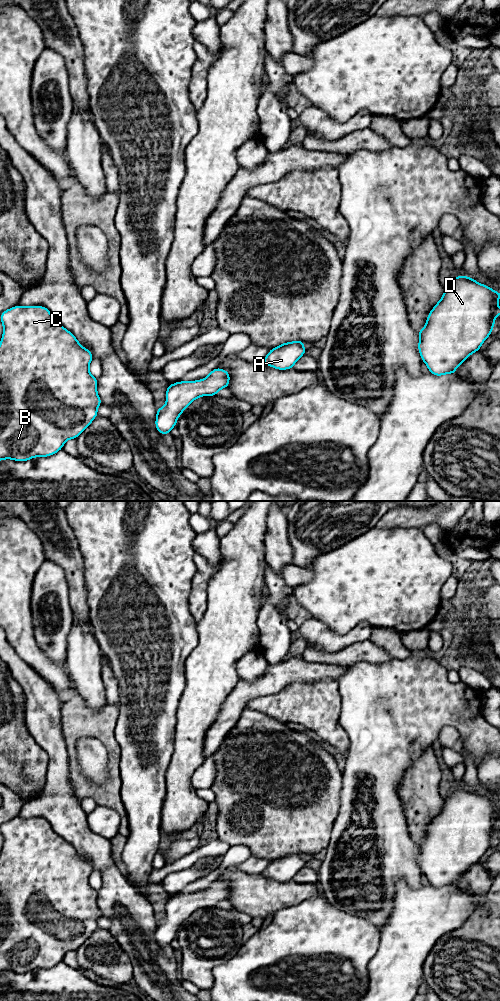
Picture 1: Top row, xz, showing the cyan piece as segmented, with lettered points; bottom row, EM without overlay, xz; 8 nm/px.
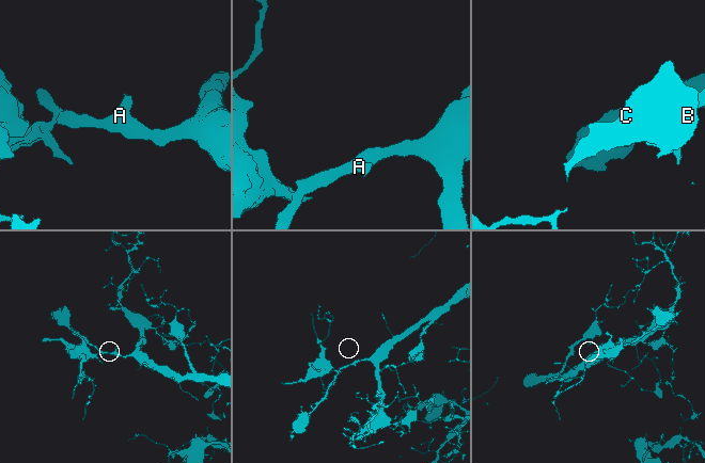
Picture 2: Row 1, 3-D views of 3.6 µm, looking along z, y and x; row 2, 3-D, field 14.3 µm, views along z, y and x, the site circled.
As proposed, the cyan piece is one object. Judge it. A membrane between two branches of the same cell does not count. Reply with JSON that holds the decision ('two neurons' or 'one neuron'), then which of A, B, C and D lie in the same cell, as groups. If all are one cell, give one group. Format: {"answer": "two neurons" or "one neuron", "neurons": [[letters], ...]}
{"answer": "two neurons", "neurons": [["A", "D"], ["B", "C"]]}

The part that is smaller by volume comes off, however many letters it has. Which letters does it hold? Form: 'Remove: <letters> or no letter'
Remove: B, C

